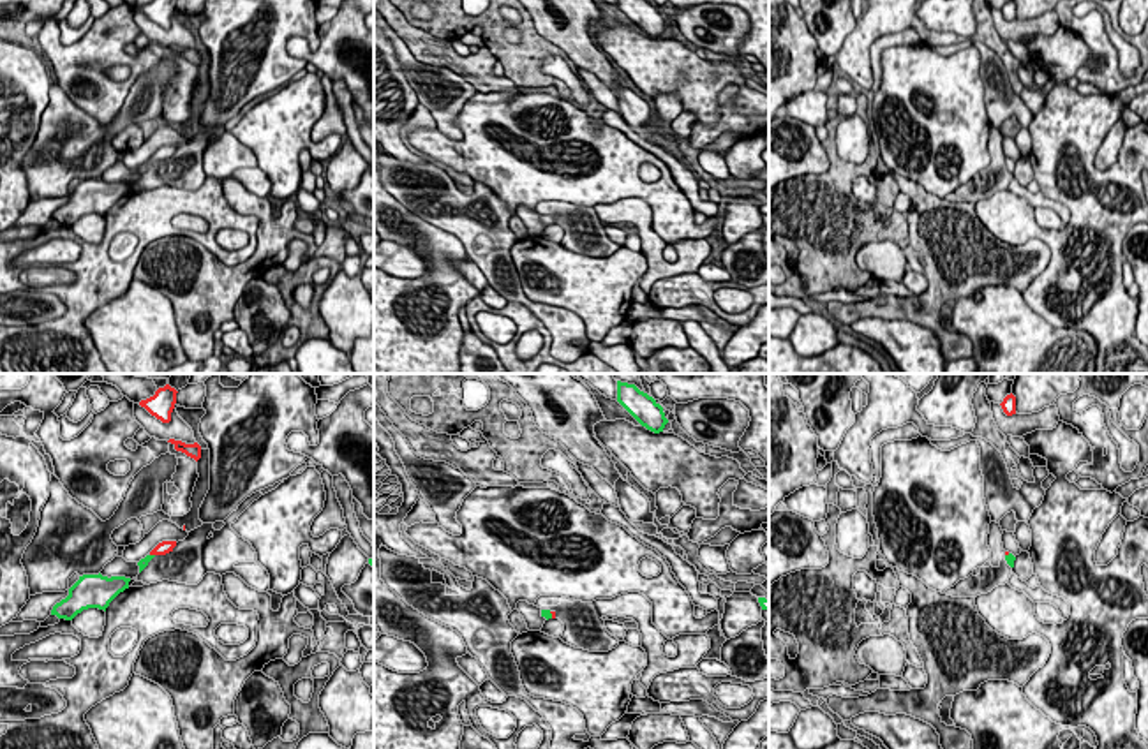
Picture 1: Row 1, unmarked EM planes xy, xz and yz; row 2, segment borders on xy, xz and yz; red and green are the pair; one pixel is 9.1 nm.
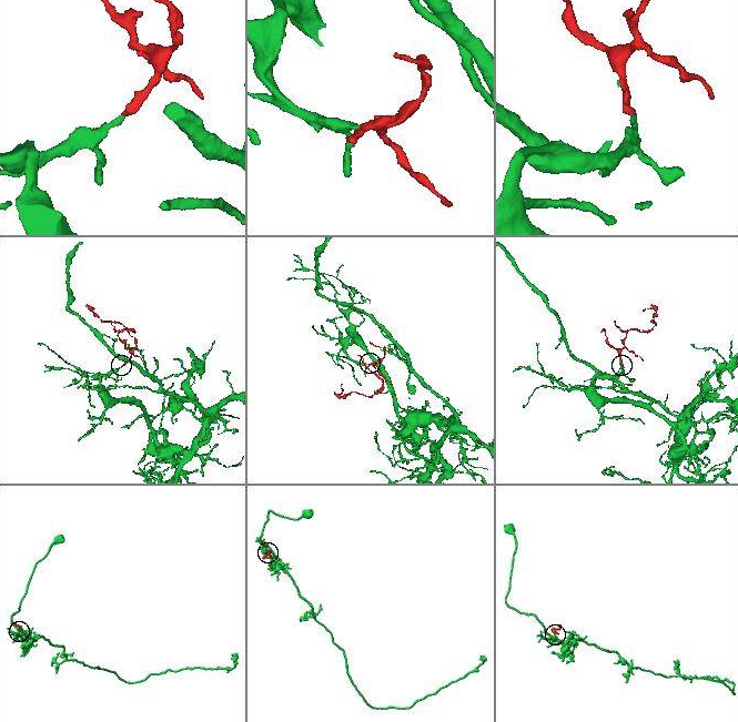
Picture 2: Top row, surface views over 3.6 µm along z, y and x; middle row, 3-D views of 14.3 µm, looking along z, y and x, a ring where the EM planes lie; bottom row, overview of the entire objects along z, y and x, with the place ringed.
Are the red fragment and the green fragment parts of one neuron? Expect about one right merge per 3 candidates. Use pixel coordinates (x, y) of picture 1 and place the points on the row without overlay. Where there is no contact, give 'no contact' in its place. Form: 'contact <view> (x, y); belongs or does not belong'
contact xz (552, 221); belongs

